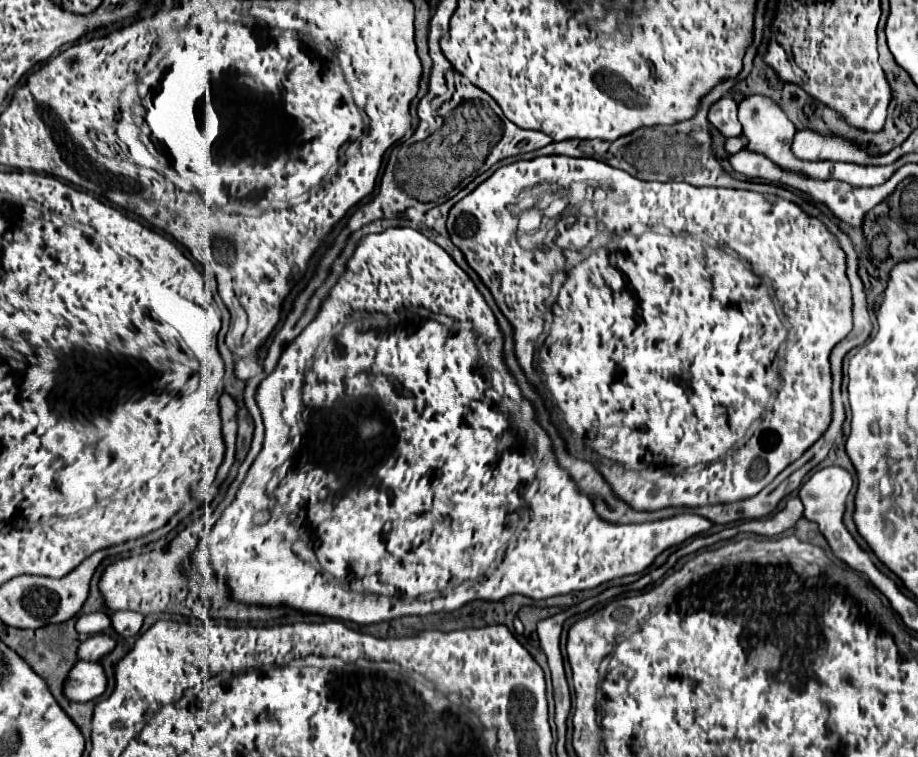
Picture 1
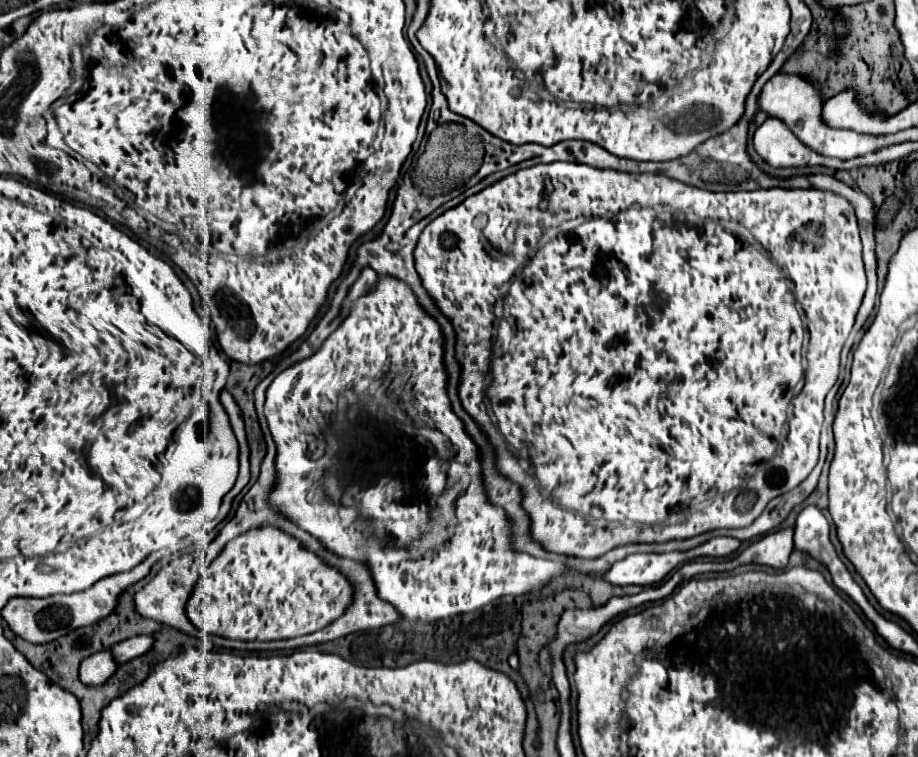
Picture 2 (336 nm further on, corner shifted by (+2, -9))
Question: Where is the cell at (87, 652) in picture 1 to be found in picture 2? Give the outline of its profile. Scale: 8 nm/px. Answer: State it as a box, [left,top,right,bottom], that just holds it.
[111,636,153,664]

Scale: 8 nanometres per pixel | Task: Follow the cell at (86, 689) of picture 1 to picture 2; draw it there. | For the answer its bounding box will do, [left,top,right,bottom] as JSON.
[79,650,117,686]

